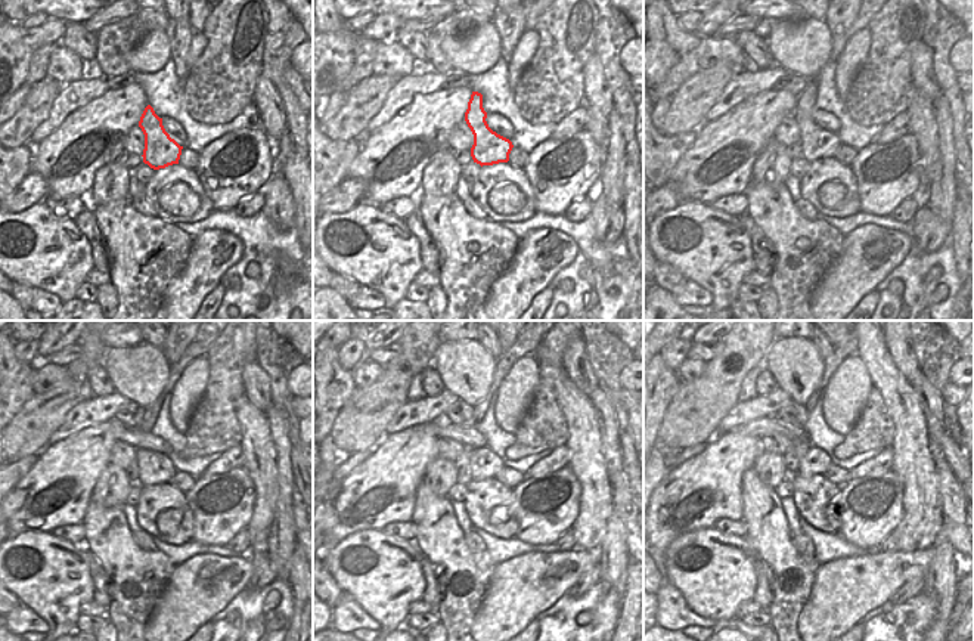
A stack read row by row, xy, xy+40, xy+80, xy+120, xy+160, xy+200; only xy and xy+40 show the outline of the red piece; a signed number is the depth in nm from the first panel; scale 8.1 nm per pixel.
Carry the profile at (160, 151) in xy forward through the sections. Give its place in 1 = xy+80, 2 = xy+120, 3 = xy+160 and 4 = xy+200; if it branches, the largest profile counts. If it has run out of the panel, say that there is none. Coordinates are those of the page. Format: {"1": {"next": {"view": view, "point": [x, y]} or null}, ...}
{"1": {"next": {"view": "xy+80", "point": [816, 142]}}, "2": {"next": {"view": "xy+120", "point": [154, 467]}}, "3": {"next": {"view": "xy+160", "point": [483, 463]}}, "4": {"next": {"view": "xy+200", "point": [815, 463]}}}

